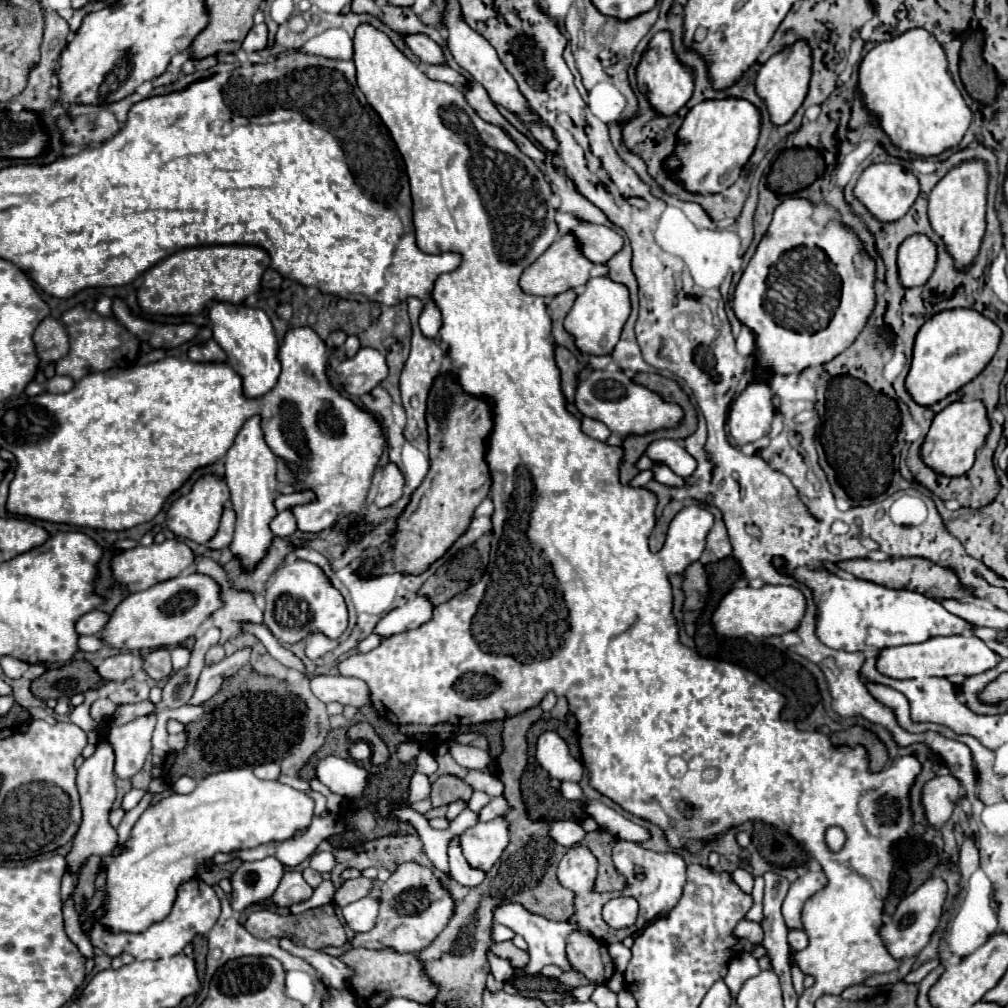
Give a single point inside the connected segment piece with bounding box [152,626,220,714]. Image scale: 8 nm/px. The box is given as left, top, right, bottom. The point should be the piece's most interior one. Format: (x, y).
(178, 690)

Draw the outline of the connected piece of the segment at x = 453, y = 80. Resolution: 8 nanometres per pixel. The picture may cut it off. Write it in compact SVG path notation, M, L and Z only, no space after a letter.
M430 64L426 66L426 76L432 78L432 80L440 80L440 82L446 82L446 84L466 84L466 78L462 74L458 74L456 70L452 70L450 66L446 64Z

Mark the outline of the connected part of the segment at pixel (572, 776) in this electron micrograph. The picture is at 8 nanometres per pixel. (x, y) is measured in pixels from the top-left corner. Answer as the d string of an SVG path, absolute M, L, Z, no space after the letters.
M544 732L538 738L536 760L552 778L572 782L582 778L582 764L570 756L566 742L556 732Z

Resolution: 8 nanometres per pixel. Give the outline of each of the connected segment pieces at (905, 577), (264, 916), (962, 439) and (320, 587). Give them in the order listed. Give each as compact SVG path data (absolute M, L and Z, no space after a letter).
M888 558L882 562L844 560L844 562L838 562L838 568L856 576L856 578L870 580L870 582L880 584L880 586L890 586L890 588L898 588L898 590L918 590L920 594L926 592L926 596L934 598L934 600L958 598L958 596L966 594L966 590L958 582L958 576L952 570L946 570L946 568L932 564L930 560L924 560L924 558Z
M324 904L320 908L310 908L298 916L280 916L268 908L264 910L256 910L248 916L246 924L248 932L260 940L274 940L274 938L290 938L292 942L296 942L298 946L308 946L314 950L322 950L326 946L344 946L348 942L346 938L346 930L344 924L338 920L336 912L334 912L334 904Z
M958 400L934 416L932 426L920 448L920 458L926 466L930 466L930 470L934 470L940 476L948 476L948 478L962 476L972 468L976 450L984 446L988 432L990 432L990 422L984 404L980 400L972 400L972 402Z
M306 560L288 562L284 564L284 568L278 568L264 592L264 600L266 600L264 624L280 642L286 644L294 644L314 630L324 632L328 638L338 638L348 626L344 598L330 584L324 572L316 564Z

